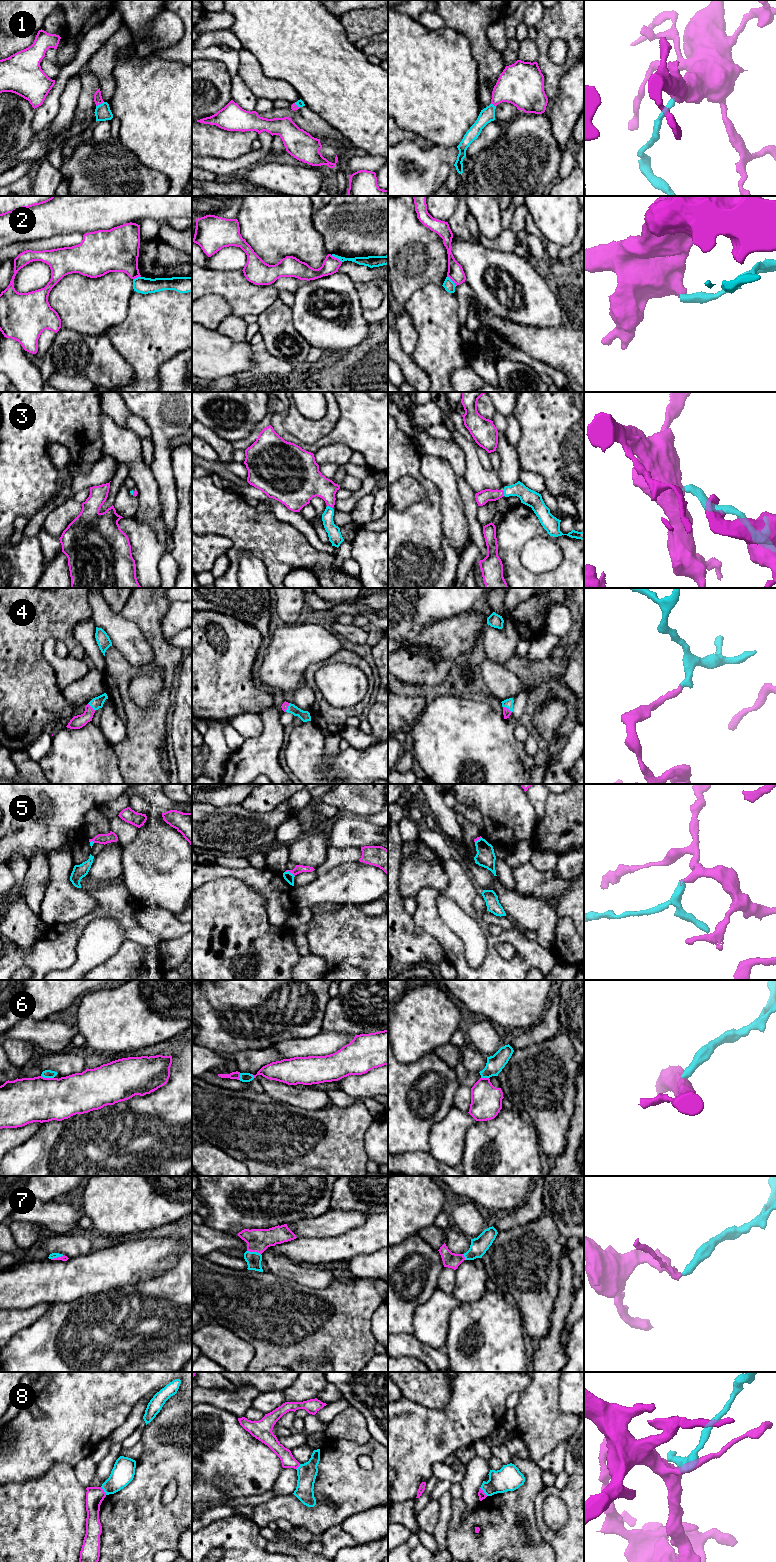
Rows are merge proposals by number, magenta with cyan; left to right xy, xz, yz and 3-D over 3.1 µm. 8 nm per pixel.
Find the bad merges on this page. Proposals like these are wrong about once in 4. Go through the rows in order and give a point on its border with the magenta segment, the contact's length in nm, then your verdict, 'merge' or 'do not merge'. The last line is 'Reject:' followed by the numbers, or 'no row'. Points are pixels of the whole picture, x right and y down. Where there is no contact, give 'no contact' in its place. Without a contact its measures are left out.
1: xy (99, 104) | 80 nm | merge
2: xz (336, 258) | 110 nm | do not merge
3: xz (330, 506) | 50 nm | merge
4: yz (507, 708) | 90 nm | merge
5: xz (290, 872) | 90 nm | merge
6: xy (47, 1078) | 110 nm | do not merge
7: xz (254, 1251) | 120 nm | merge
8: xy (103, 1490) | 80 nm | do not merge
Reject: 2, 6, 8

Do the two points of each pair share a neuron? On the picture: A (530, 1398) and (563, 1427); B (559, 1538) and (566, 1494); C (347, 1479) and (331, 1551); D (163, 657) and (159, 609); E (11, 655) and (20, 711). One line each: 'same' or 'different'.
A: same
B: same
C: different
D: same
E: same

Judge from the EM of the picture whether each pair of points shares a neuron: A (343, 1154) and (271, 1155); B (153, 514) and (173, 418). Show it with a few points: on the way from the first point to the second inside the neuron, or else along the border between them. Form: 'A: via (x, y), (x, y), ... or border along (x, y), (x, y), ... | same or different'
A: via (325, 1154), (289, 1154) | same
B: border along (150, 469), (157, 485), (159, 503), (163, 512) | different

